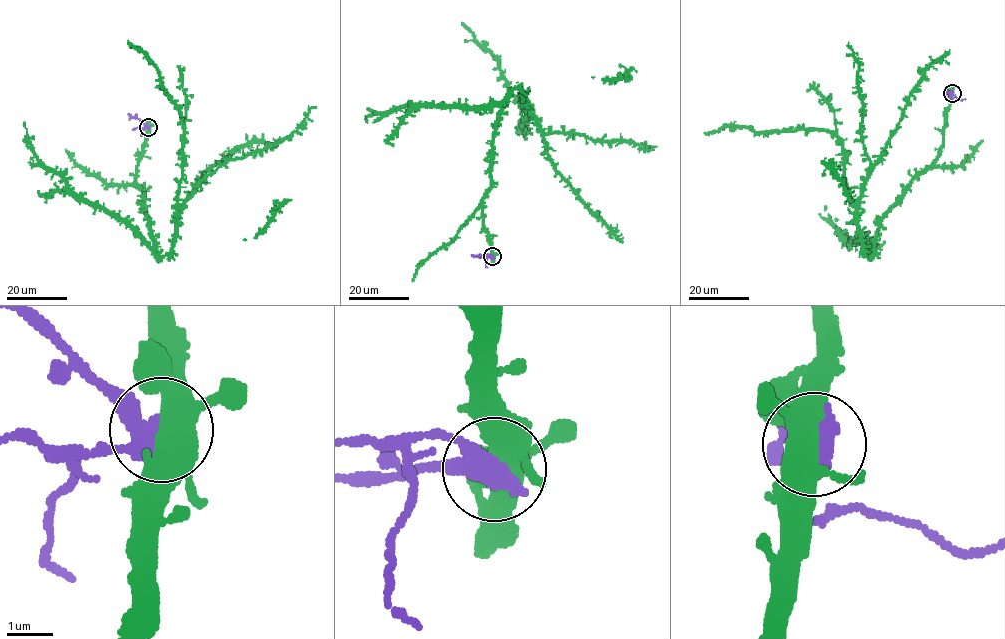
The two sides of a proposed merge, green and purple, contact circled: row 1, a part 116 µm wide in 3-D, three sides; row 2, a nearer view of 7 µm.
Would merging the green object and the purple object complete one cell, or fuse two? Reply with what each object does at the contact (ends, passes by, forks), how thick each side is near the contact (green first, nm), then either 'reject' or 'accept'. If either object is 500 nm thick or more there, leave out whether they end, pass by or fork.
green forks there; purple passes by; 480 nm thick on the green side, 480 nm on the other; reject

